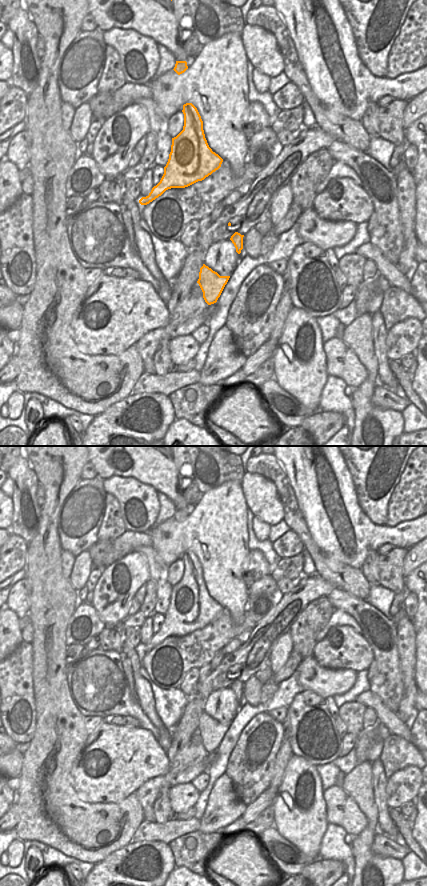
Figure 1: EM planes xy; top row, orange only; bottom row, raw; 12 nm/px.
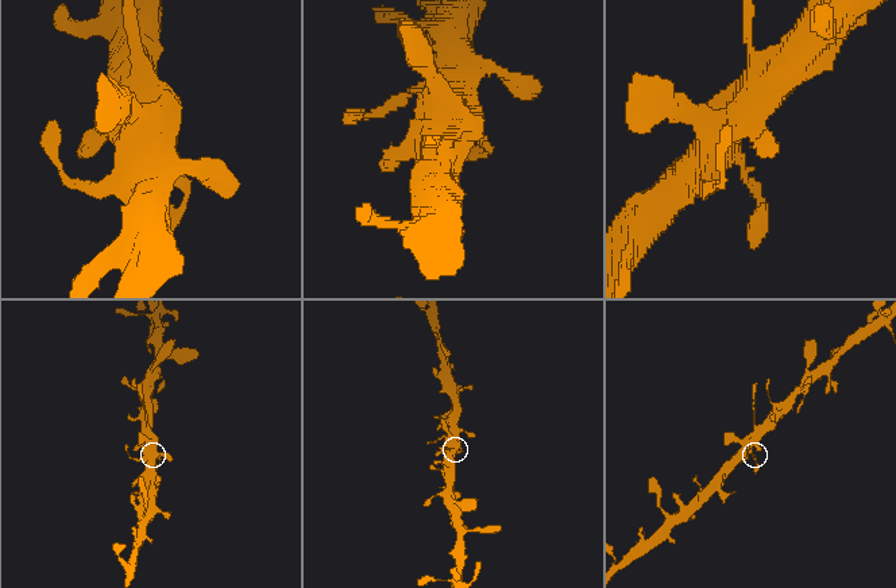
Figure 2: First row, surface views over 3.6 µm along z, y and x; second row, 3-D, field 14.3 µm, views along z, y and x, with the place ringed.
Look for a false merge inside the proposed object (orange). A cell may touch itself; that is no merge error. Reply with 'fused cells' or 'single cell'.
fused cells

